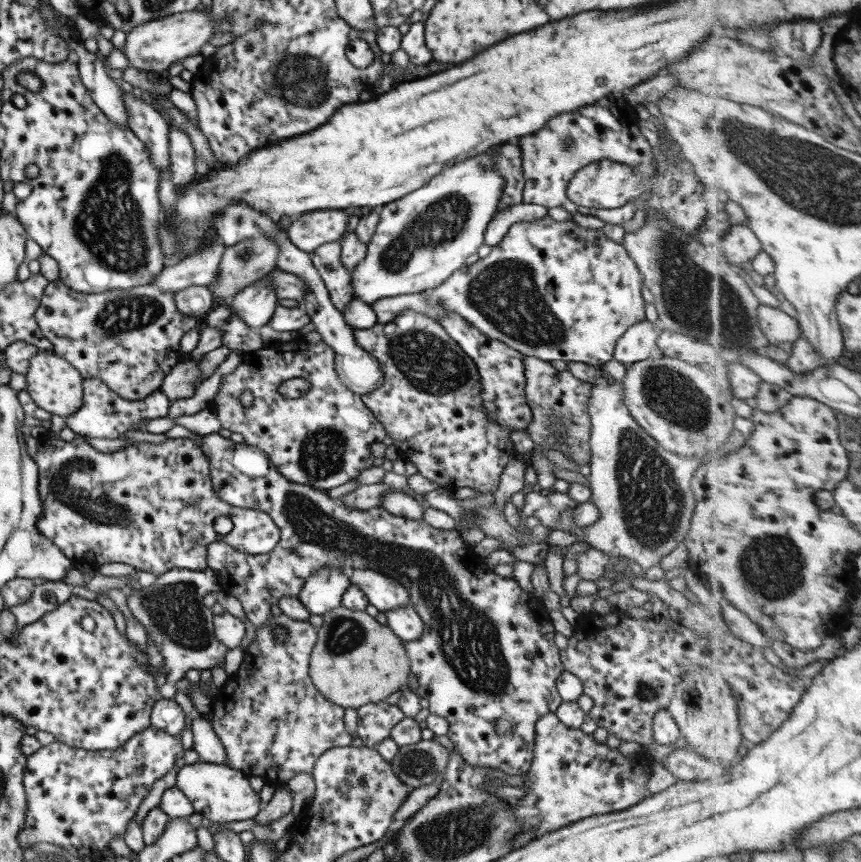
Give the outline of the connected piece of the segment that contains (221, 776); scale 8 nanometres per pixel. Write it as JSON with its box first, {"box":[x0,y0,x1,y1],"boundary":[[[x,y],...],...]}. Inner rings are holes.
{"box":[176,760,262,822],"boundary":[[[202,760],[184,765],[176,774],[176,784],[186,794],[194,810],[207,822],[234,822],[253,819],[262,807],[260,796],[250,786],[249,777],[225,764],[212,764]]]}

